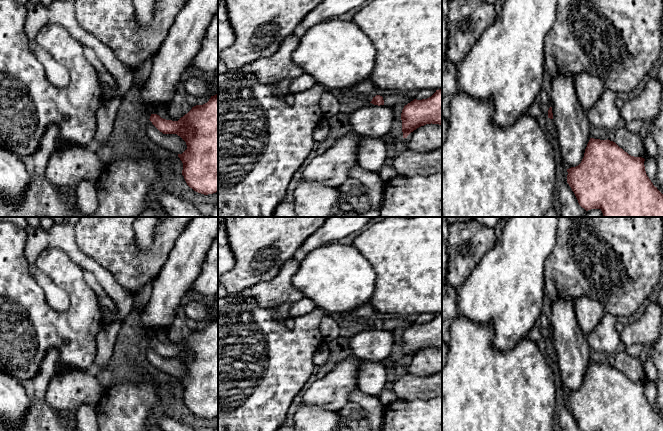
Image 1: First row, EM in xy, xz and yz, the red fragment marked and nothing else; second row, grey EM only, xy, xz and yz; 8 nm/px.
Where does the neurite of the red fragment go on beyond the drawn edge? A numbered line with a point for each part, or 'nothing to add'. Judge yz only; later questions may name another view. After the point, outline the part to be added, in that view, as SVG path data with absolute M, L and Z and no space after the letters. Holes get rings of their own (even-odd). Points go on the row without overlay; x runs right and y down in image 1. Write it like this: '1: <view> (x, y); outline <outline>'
1: yz (544, 332); outline M541 328L541 334L542 334L544 340L548 341L548 334L550 331L551 331L551 329Z

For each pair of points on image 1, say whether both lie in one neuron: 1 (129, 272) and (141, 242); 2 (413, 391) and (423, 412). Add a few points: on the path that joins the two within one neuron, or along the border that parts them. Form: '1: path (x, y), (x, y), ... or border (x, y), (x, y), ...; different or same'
1: border (132, 227), (136, 246), (139, 249), (148, 249); different
2: border (431, 398), (398, 400); different

